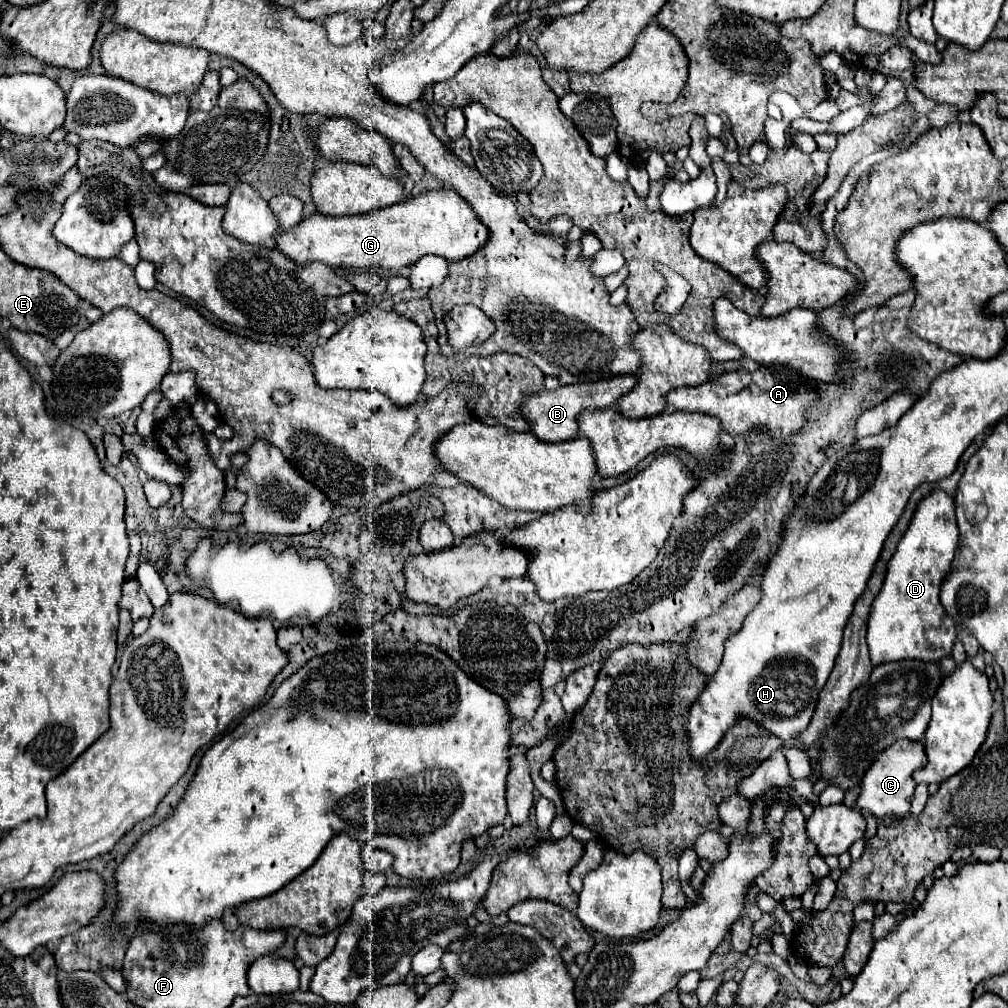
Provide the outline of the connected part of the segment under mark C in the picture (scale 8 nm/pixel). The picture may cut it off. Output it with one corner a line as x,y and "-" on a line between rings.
902,739
894,745
890,745
886,751
880,753
880,757
872,763
872,767
866,771
862,783
860,783
860,793
856,799
856,807
862,813
872,813
876,817
876,821
892,821
892,819
900,819
906,813
910,813
910,799
914,793
914,779
912,773
918,767
926,765
926,753
924,753
924,745
922,743
914,743
908,739

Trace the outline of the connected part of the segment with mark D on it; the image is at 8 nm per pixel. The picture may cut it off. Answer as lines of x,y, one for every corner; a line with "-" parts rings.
934,489
928,497
924,497
918,503
916,513
908,525
908,531
902,535
898,549
888,563
882,591
872,603
872,611
867,621
866,641
870,661
874,667
888,661
900,661
900,659
940,661
942,657
950,655
956,639
956,629
954,629
954,621
950,619
950,615
946,615
940,603
940,585
946,573
950,571
950,563
954,559
956,549
958,549
958,527
954,515
954,499
948,497
942,489

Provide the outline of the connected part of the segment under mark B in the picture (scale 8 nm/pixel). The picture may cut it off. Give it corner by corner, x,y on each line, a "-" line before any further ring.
618,375
606,381
594,381
594,383
578,383
578,385
564,385
556,391
540,391
534,395
528,395
530,399
524,401
524,415
532,427
532,433
546,443
562,443
578,437
578,415
584,409
604,409
618,403
618,399
632,391
636,385
634,375

